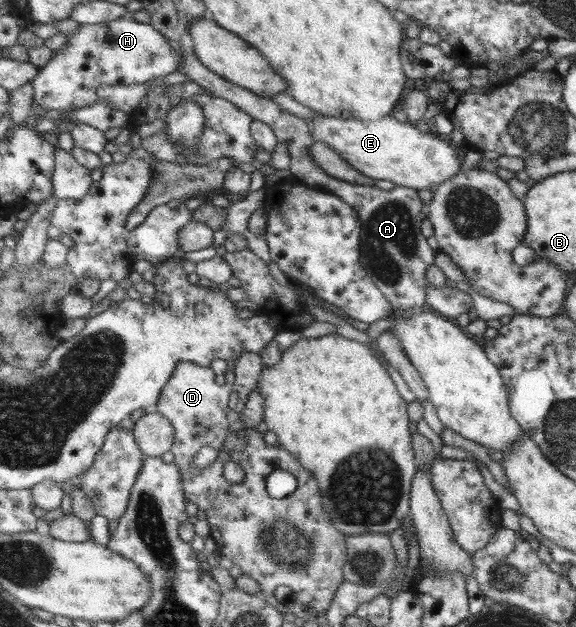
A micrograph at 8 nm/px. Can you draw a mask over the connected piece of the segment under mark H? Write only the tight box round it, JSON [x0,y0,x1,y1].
[33,17,182,118]

